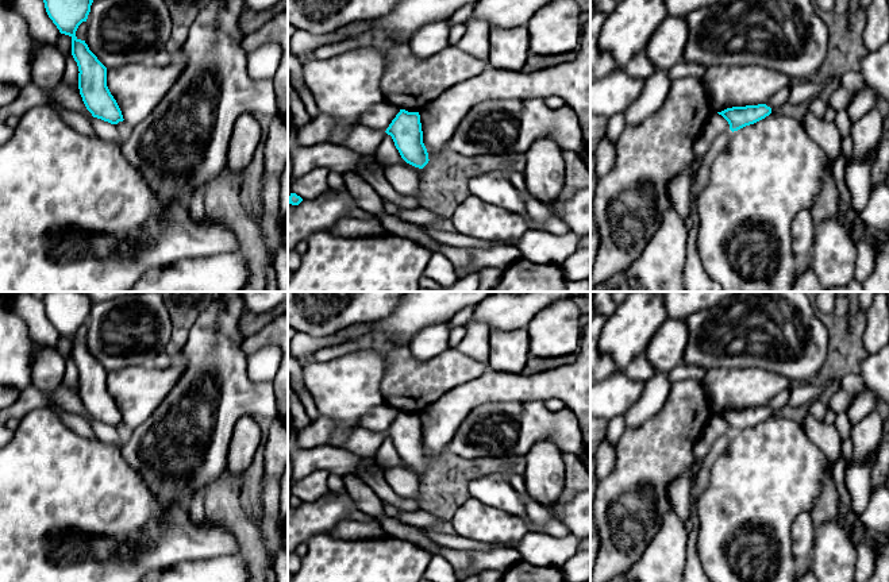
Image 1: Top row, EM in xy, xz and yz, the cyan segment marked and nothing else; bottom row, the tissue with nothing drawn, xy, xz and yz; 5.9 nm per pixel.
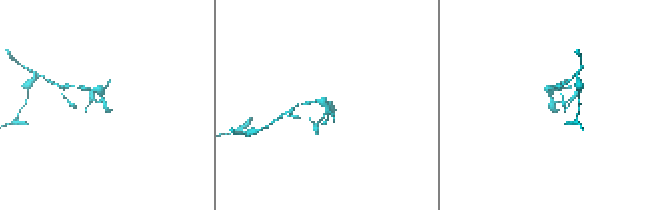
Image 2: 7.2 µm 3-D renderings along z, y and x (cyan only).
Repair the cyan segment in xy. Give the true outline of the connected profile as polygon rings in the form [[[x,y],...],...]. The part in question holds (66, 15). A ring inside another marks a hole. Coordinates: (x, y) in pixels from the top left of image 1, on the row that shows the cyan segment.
[[[43,0],[46,12],[61,34],[72,38],[72,55],[78,66],[78,89],[86,109],[93,117],[111,124],[123,122],[122,111],[107,86],[107,68],[89,50],[85,41],[76,36],[76,31],[82,22],[86,22],[93,0]]]

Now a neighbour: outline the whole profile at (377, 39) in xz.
[[[363,31],[354,36],[353,41],[345,39],[339,43],[331,43],[319,47],[313,54],[313,59],[330,59],[335,55],[347,53],[355,47],[377,47],[381,49],[388,42],[389,35],[385,31]]]

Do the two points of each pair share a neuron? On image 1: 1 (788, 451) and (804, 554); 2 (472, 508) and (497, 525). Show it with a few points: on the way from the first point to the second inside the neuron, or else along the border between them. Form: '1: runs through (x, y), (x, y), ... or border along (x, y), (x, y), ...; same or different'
1: border along (809, 512), (801, 512), (795, 520), (791, 546); different
2: runs through (478, 515), (491, 525); same

